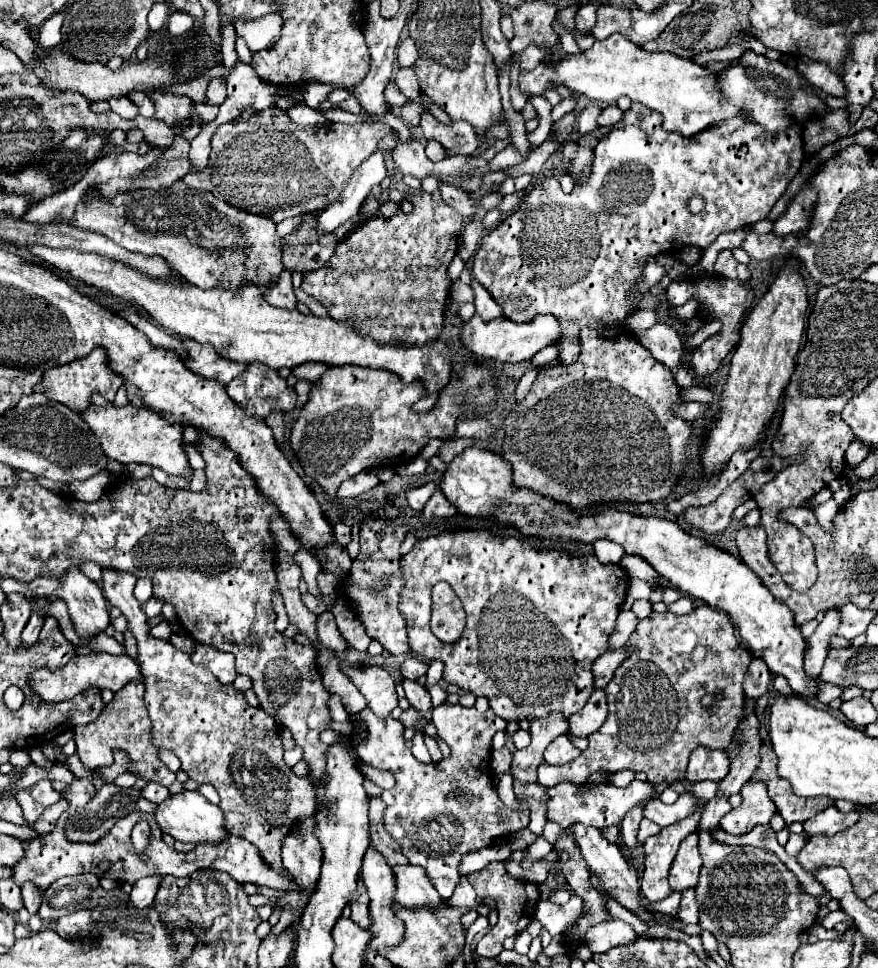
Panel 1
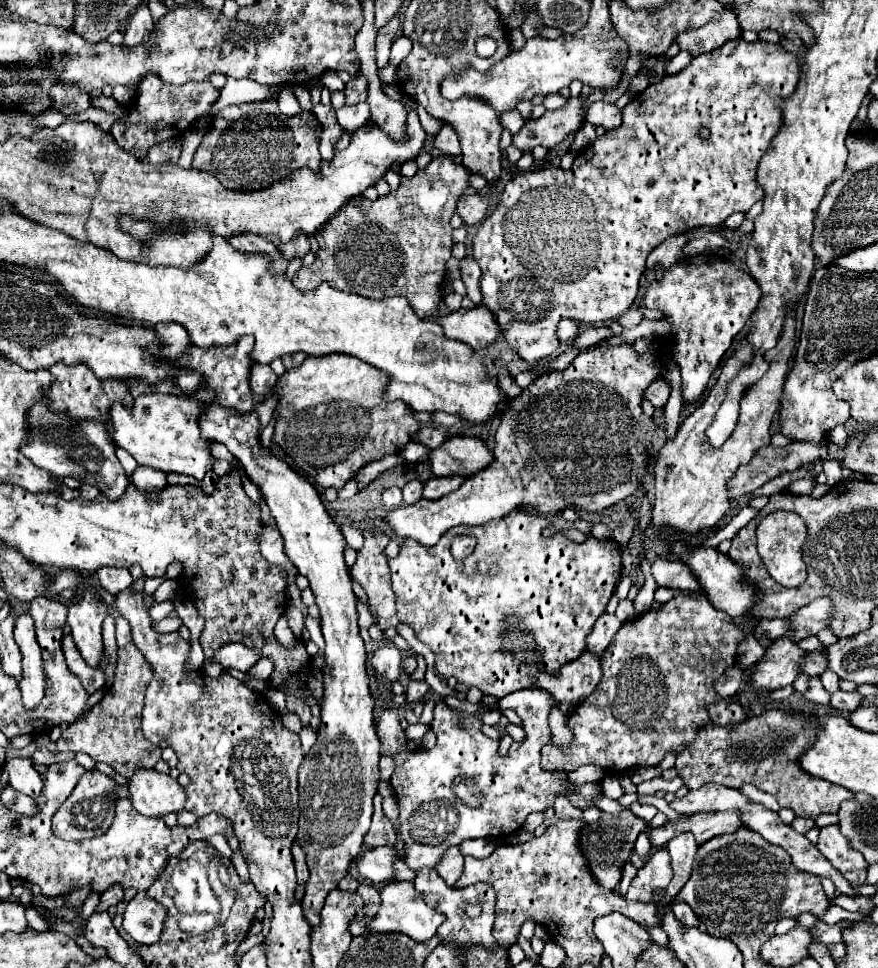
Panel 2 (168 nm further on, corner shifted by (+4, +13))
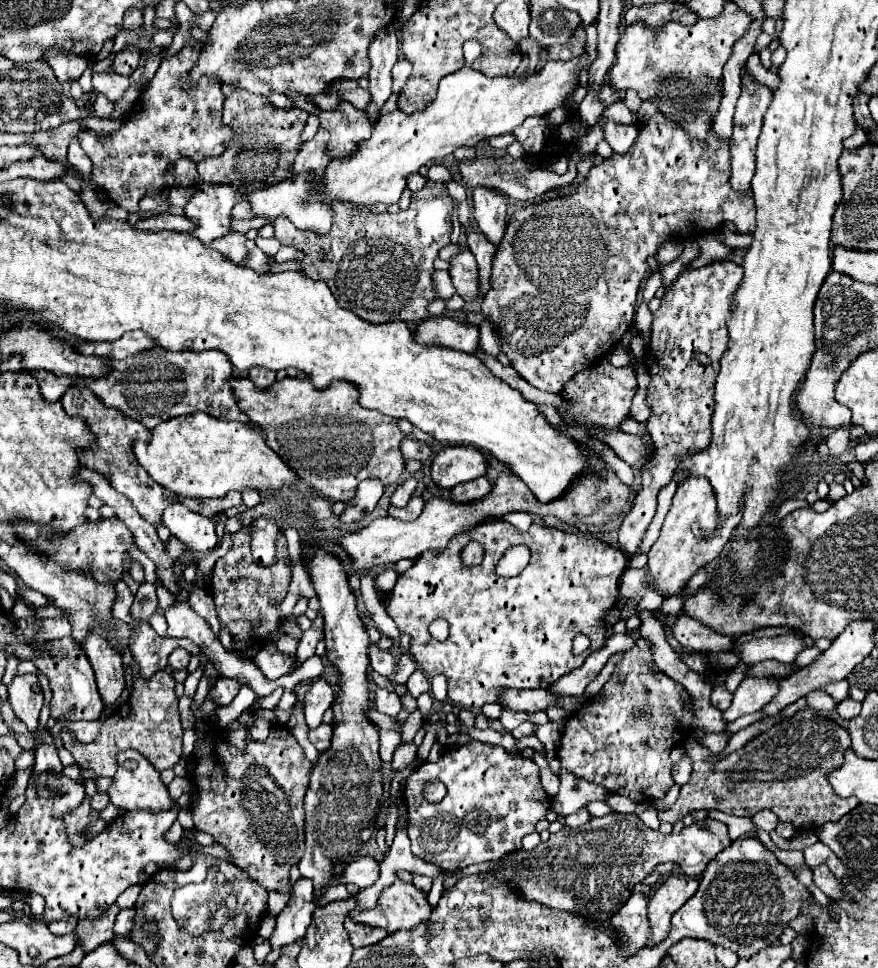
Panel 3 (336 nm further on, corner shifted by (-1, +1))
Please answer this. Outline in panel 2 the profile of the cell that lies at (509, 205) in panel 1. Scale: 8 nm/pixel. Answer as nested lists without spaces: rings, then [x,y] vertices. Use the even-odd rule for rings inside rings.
[[[461,196],[457,202],[457,212],[461,214],[463,222],[473,226],[479,224],[485,218],[485,212],[489,208],[489,198],[487,196]]]

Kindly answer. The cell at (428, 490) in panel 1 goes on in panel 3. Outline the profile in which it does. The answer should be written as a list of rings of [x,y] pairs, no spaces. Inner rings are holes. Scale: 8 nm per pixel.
[[[412,496],[410,502],[404,506],[404,508],[396,508],[396,506],[390,506],[388,508],[388,516],[392,518],[398,518],[398,520],[416,520],[420,516],[420,510],[424,506],[424,500],[418,498],[418,496]]]

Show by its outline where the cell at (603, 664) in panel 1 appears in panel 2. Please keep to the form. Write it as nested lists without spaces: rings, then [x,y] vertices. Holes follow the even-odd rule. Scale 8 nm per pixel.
[[[585,652],[575,662],[569,662],[559,670],[557,676],[539,674],[537,686],[551,692],[557,702],[567,702],[571,706],[583,702],[601,678],[601,658],[593,652]]]

